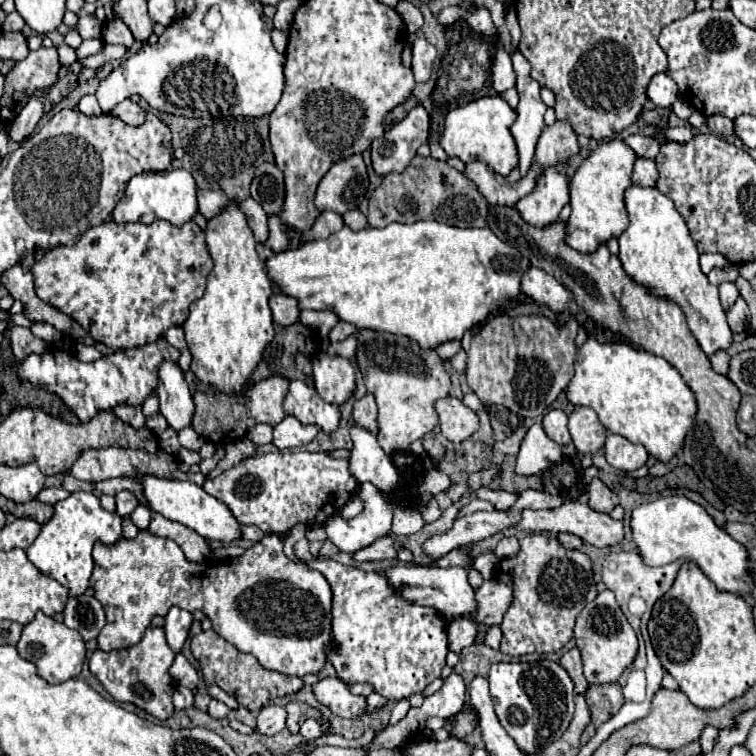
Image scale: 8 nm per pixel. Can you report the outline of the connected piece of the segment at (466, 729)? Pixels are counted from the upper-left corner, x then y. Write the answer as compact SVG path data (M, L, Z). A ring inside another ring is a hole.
M475 708L461 710L459 714L453 716L453 732L451 732L451 736L465 738L477 728L477 724L479 724L479 716L477 716Z

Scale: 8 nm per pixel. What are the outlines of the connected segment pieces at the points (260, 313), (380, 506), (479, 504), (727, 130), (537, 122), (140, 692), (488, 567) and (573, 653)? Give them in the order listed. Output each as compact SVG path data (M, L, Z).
M229 202L223 212L207 220L205 228L205 242L209 256L213 258L213 270L207 276L207 288L203 298L195 300L189 308L189 316L183 322L185 330L185 340L191 350L193 362L191 370L195 376L205 382L215 386L221 392L243 392L247 388L247 378L255 370L257 362L261 360L263 348L273 340L273 316L269 308L269 298L271 298L271 280L267 278L267 272L257 256L257 242L253 238L253 232L247 224L245 214L241 212L239 204Z
M373 484L359 486L359 498L365 502L365 508L359 516L351 520L343 520L335 516L331 524L327 524L327 538L341 550L355 554L371 546L375 540L387 536L391 532L393 522L393 506L385 502L379 490Z
M476 498L472 500L468 505L464 506L457 514L456 518L461 518L461 516L469 515L476 511L493 511L494 505L486 500L481 500Z
M709 116L707 126L719 136L731 136L733 134L733 122L725 116Z
M507 6L505 8L505 22L507 22L507 28L511 32L511 60L513 60L513 70L517 74L517 92L519 92L519 106L517 106L517 120L513 122L511 126L511 134L515 138L515 144L517 144L517 154L519 154L519 170L521 174L527 174L531 162L533 162L533 156L535 156L535 144L537 144L537 138L539 138L539 132L543 130L545 122L543 122L543 114L547 110L547 106L541 102L539 98L539 90L541 86L529 76L529 62L527 58L517 50L517 44L519 44L519 38L521 38L521 32L519 32L519 24L517 24L517 16L515 16L515 8L513 6Z
M149 626L145 630L143 640L131 648L113 650L113 652L95 650L95 654L89 660L89 670L97 676L97 680L117 702L135 704L137 708L149 712L151 716L159 720L167 720L173 714L173 704L171 704L173 678L169 676L169 668L173 660L175 660L175 652L169 648L163 628Z
M487 550L487 552L483 552L483 554L479 554L479 556L475 558L473 568L479 570L485 580L489 580L489 578L493 576L493 566L495 566L495 564L497 564L495 552L493 552L493 550Z
M579 648L567 650L561 656L559 664L569 672L569 676L573 680L573 684L575 684L575 694L585 694L585 690L587 690L589 684L587 684L587 680L583 676L583 670L581 670L581 654L579 654Z

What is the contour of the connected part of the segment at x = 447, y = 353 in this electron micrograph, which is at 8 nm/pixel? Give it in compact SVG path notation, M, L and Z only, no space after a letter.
M457 340L443 342L443 344L439 344L435 350L437 350L437 354L439 354L443 360L451 360L451 358L461 350L461 342L457 342Z

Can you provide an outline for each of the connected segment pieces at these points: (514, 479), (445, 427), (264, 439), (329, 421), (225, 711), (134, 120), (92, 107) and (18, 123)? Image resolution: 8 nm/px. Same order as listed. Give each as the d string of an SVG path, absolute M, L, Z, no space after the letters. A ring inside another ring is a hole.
M507 455L502 462L499 473L488 486L491 490L504 490L507 492L521 493L527 488L541 490L539 476L521 476L515 473L516 457Z
M441 398L435 402L441 434L451 442L463 442L479 428L479 418L459 398Z
M255 424L247 438L253 442L253 444L271 444L273 440L273 426L271 424Z
M291 380L285 396L285 412L299 418L303 424L317 424L325 432L337 430L339 424L339 406L323 402L315 388L303 380Z
M211 700L211 702L209 702L209 710L207 710L207 712L209 712L209 716L211 716L211 718L221 720L221 718L227 718L231 710L229 710L223 702L219 702L219 700Z
M125 100L125 102L121 102L115 110L111 110L111 114L113 116L119 116L125 124L129 124L129 126L141 126L141 124L145 124L145 120L147 120L147 112L139 106L139 104L135 104L135 102L131 102L131 100Z
M83 96L81 102L79 102L79 110L83 114L87 114L87 116L99 116L99 114L103 114L95 96Z
M35 94L29 100L29 104L19 112L19 116L13 120L9 138L17 144L23 144L29 138L29 134L35 130L41 116L43 116L43 94Z

